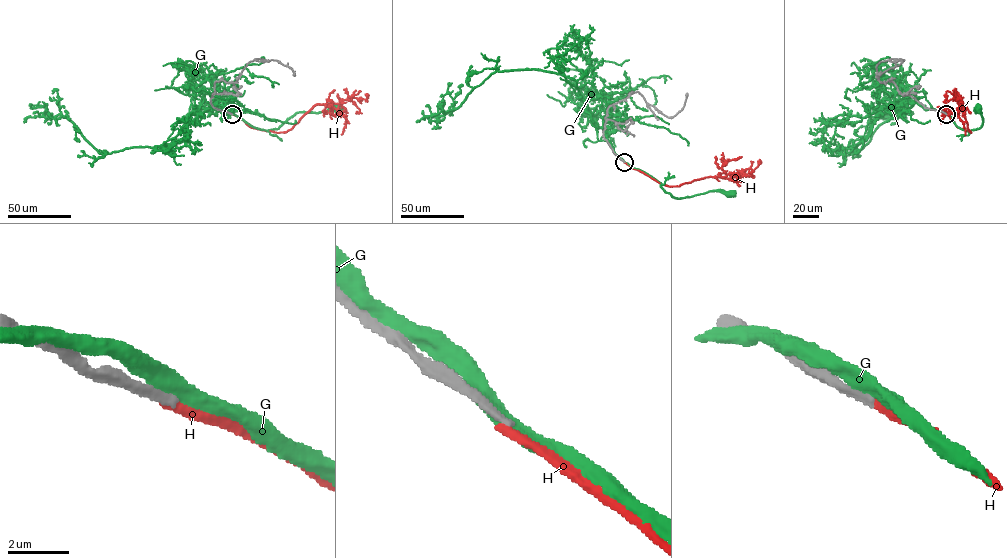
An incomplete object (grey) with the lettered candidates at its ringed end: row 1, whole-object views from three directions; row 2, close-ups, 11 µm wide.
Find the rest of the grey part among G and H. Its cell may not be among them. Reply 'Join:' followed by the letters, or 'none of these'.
Join: none of these

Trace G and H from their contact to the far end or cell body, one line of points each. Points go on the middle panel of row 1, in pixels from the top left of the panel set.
G: (623, 161), (654, 178), (666, 192), (676, 198), (713, 191), (732, 194)
H: (624, 162), (659, 182), (677, 186), (710, 176), (749, 175), (759, 160)

